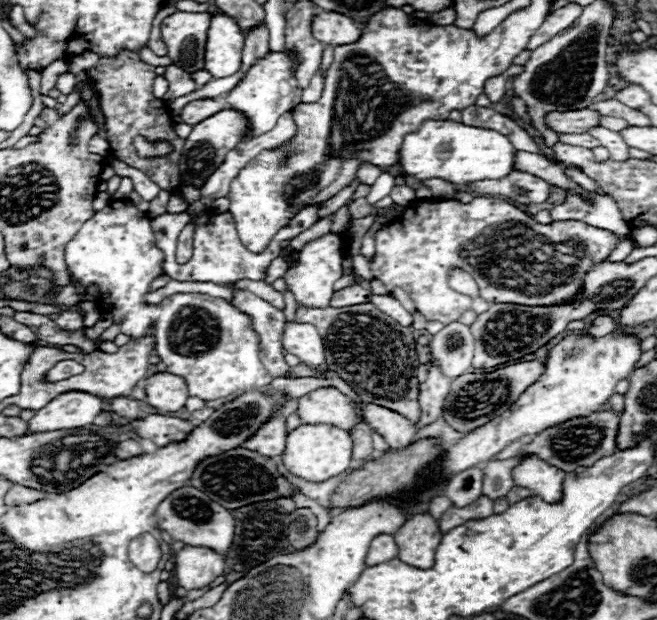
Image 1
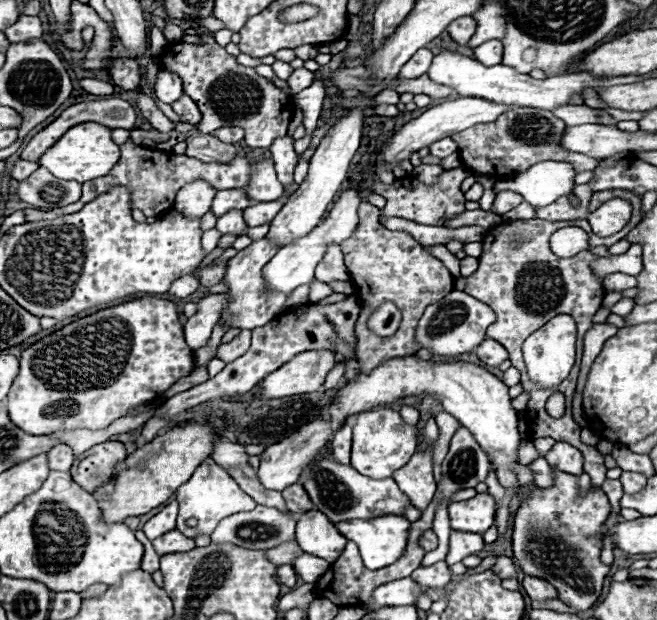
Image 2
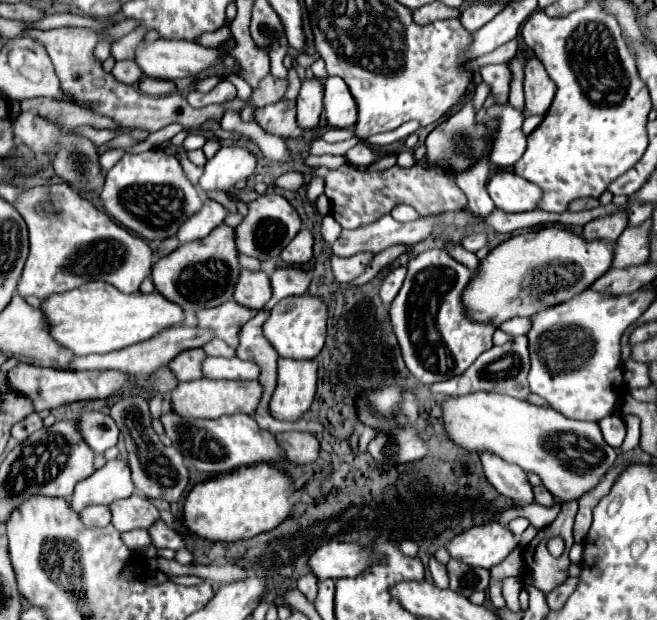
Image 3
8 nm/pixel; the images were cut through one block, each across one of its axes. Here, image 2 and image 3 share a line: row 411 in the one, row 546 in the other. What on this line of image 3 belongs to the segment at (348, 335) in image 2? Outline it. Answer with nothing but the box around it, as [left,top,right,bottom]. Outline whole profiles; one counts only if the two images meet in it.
[150,520,186,550]

